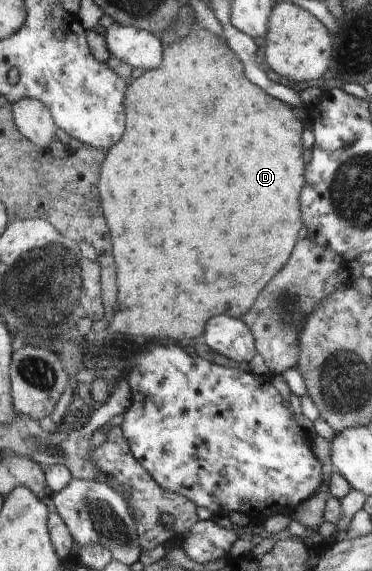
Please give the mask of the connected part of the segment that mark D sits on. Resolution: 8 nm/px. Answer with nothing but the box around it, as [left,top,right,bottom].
[100,23,305,342]

